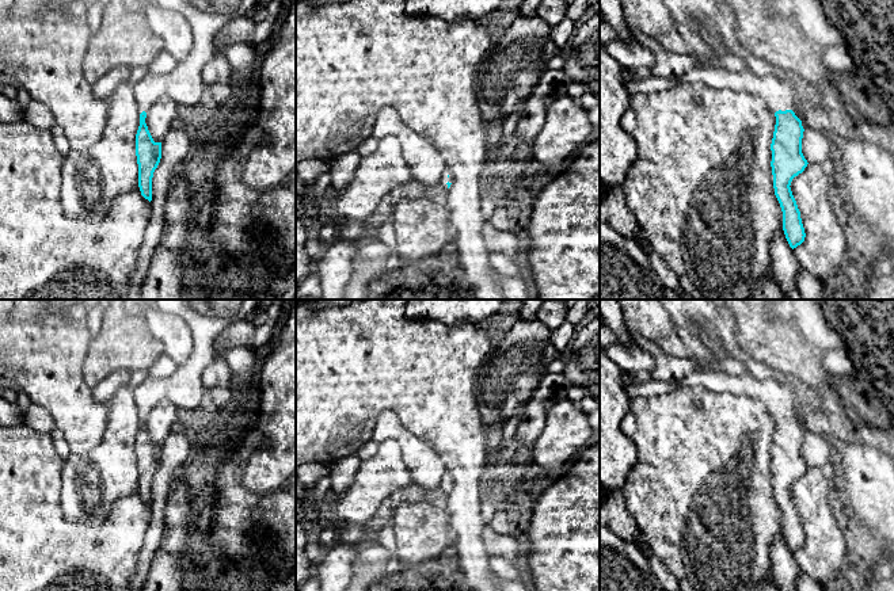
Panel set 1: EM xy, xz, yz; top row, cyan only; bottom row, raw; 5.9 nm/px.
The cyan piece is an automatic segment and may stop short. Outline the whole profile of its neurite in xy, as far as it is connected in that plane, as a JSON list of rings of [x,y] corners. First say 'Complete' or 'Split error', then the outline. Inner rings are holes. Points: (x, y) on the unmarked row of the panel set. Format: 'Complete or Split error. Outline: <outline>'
Complete. Outline: [[[147,416],[140,417],[136,438],[136,460],[138,468],[138,491],[141,499],[152,504],[152,481],[161,462],[161,446],[155,446],[145,427]]]

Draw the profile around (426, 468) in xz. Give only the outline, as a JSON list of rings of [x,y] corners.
[[[383,412],[374,427],[373,439],[383,442],[395,439],[403,453],[412,481],[418,485],[435,489],[441,484],[445,465],[430,443],[411,434],[395,412]]]

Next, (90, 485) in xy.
[[[121,386],[107,403],[107,427],[100,443],[79,460],[62,464],[60,506],[64,516],[75,522],[100,523],[117,499],[138,491],[136,438],[140,430],[137,403],[128,386]]]

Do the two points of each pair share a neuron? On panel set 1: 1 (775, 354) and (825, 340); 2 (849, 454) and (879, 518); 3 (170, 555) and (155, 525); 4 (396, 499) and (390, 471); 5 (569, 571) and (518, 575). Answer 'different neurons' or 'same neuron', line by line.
1: different neurons
2: same neuron
3: different neurons
4: different neurons
5: different neurons

